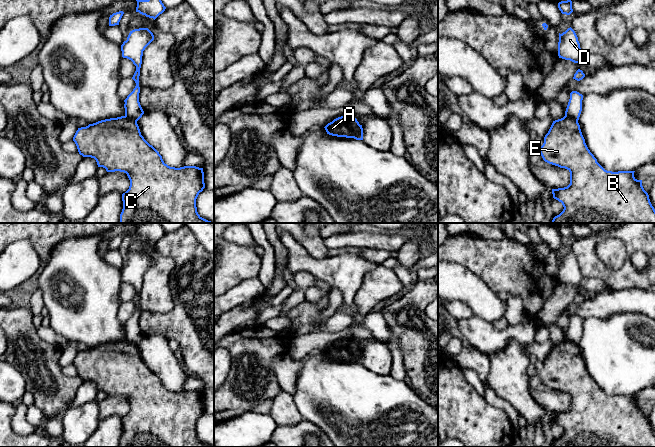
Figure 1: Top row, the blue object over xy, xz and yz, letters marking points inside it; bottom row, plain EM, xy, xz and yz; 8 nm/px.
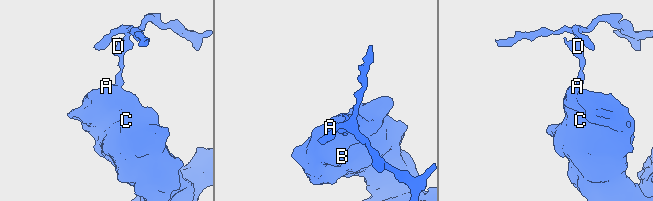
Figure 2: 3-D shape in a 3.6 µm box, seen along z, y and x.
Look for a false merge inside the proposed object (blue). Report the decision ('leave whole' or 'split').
split

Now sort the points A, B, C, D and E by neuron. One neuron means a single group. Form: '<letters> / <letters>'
A B C E / D

